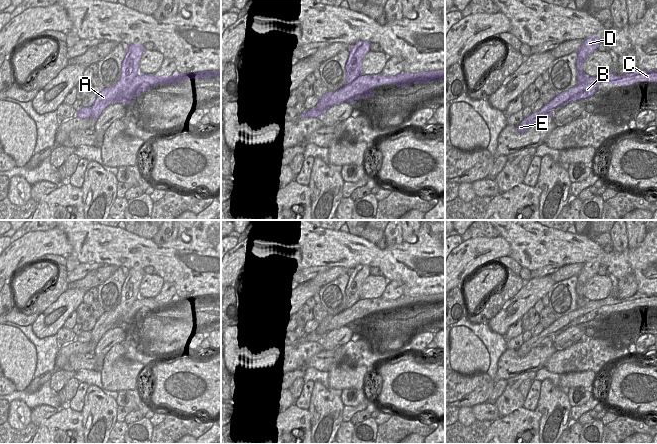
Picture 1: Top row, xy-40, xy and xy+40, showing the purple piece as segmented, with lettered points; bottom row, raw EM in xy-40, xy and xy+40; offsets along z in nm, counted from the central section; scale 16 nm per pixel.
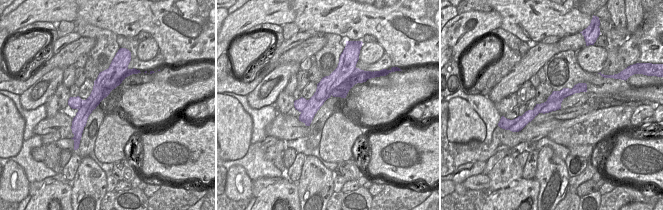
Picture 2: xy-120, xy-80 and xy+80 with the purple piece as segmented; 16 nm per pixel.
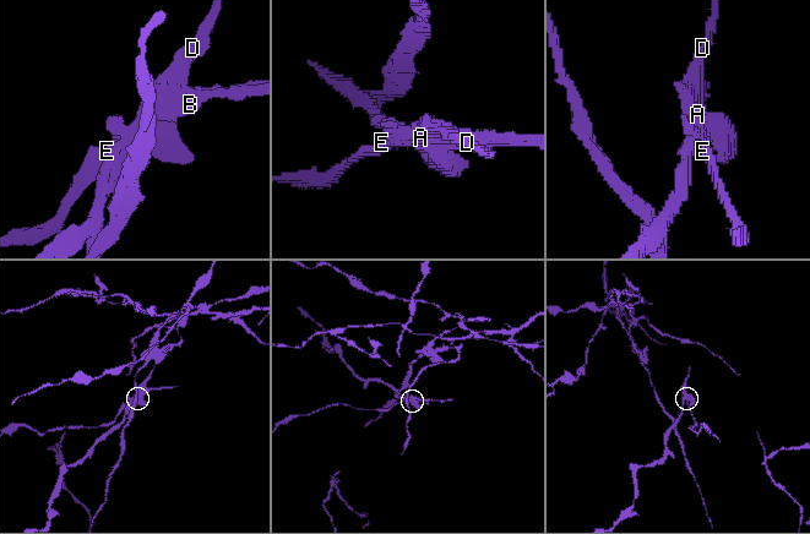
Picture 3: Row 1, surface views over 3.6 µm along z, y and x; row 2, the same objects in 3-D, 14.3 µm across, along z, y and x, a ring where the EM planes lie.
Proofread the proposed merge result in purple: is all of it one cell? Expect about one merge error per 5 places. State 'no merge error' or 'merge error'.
merge error

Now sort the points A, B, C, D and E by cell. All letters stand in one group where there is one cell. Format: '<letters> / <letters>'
A D / B C E

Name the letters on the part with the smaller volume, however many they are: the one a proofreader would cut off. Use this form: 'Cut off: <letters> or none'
Cut off: B, C, E

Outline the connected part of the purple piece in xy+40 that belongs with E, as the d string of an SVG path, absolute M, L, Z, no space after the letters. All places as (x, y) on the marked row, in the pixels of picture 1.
M636 69L631 73L624 75L615 75L611 72L596 77L588 77L587 74L577 76L578 84L569 90L558 94L553 100L545 104L539 113L530 114L527 118L515 126L519 133L526 132L529 127L540 120L545 120L543 117L554 111L559 106L565 106L568 103L577 102L578 100L583 100L586 98L592 98L596 91L598 91L598 86L601 83L606 84L618 84L619 86L632 86L634 83L638 82L657 82L657 70L639 70Z

